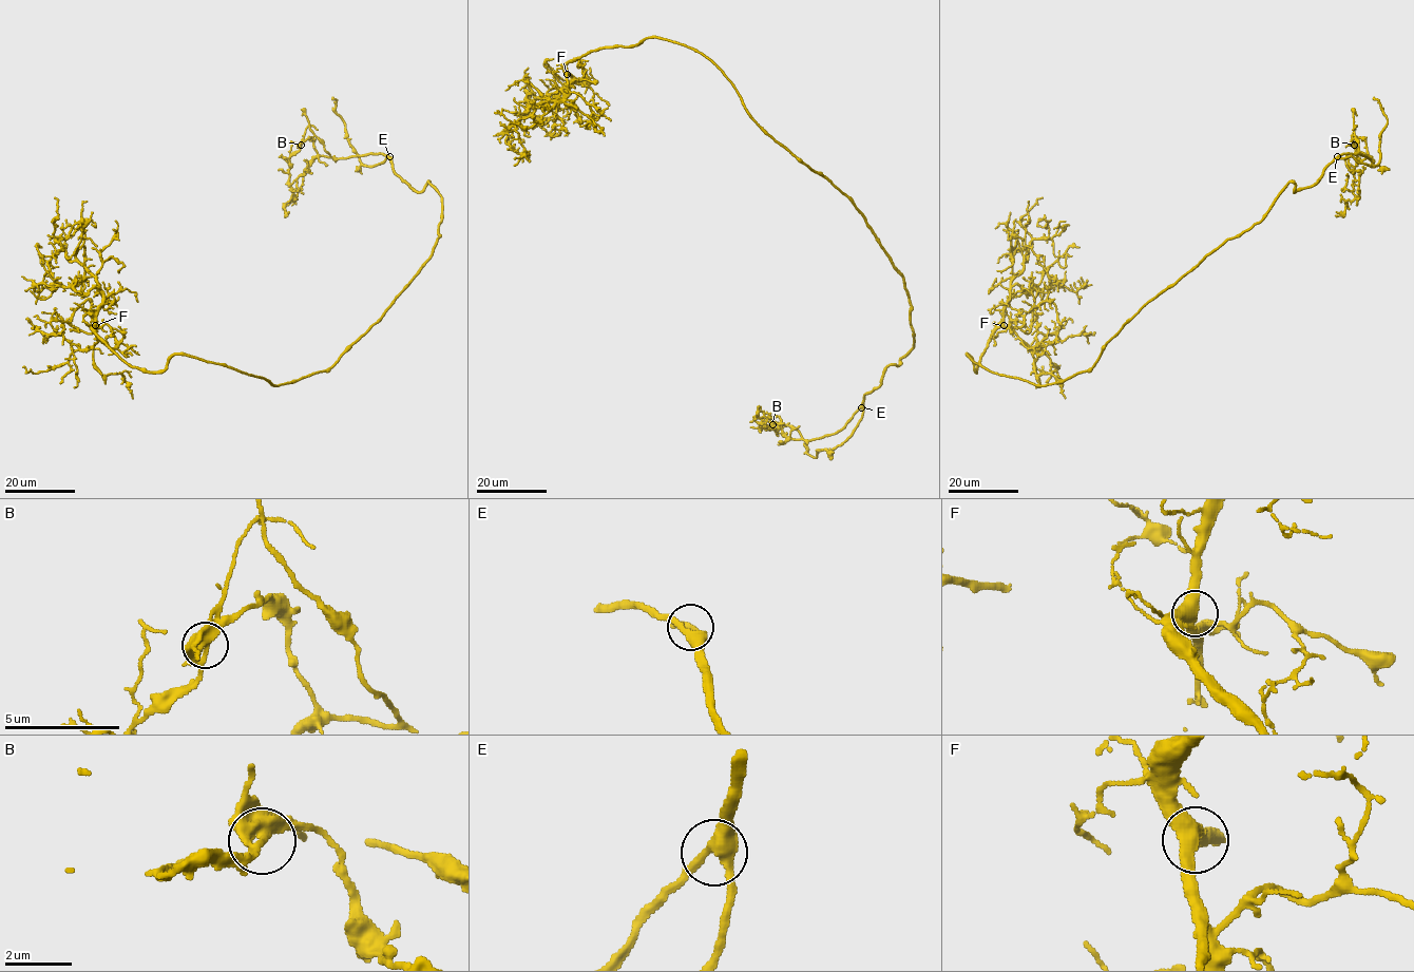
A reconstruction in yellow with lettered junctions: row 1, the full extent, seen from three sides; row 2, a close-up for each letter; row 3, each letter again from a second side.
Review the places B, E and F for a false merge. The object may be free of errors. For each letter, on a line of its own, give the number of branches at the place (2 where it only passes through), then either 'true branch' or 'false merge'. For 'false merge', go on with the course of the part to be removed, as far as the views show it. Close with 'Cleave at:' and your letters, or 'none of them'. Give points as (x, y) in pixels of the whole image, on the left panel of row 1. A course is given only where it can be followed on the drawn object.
B: 3 branches meet; true branch
E: 3 branches meet; true branch
F: 3 branches meet; true branch
Cleave at: none of them

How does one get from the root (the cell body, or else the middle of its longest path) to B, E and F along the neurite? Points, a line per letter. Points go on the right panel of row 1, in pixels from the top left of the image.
B: (1115, 335), (1258, 224), (1290, 182), (1295, 192), (1313, 186), (1342, 154), (1370, 158), (1363, 140), (1353, 145)
E: (1115, 335), (1207, 255), (1258, 224), (1290, 182), (1295, 192), (1313, 186), (1337, 156)
F: (1115, 335), (1089, 370), (1036, 385), (993, 373), (967, 355), (974, 369), (989, 338), (1004, 325)

